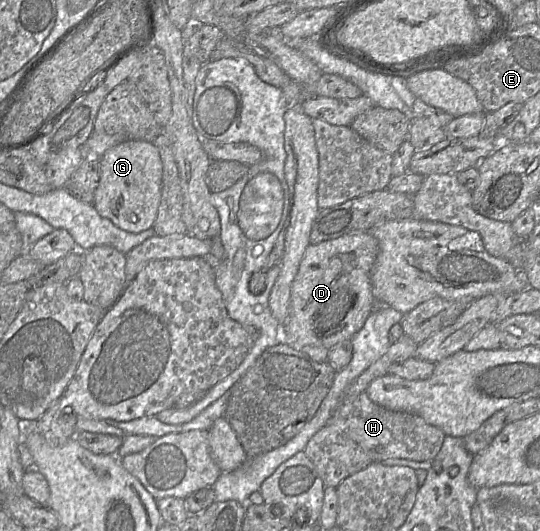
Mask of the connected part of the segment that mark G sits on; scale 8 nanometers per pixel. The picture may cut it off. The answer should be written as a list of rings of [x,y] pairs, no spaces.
[[[127,140],[109,148],[99,159],[100,178],[92,205],[118,228],[139,233],[153,227],[161,200],[162,161],[152,142]]]

